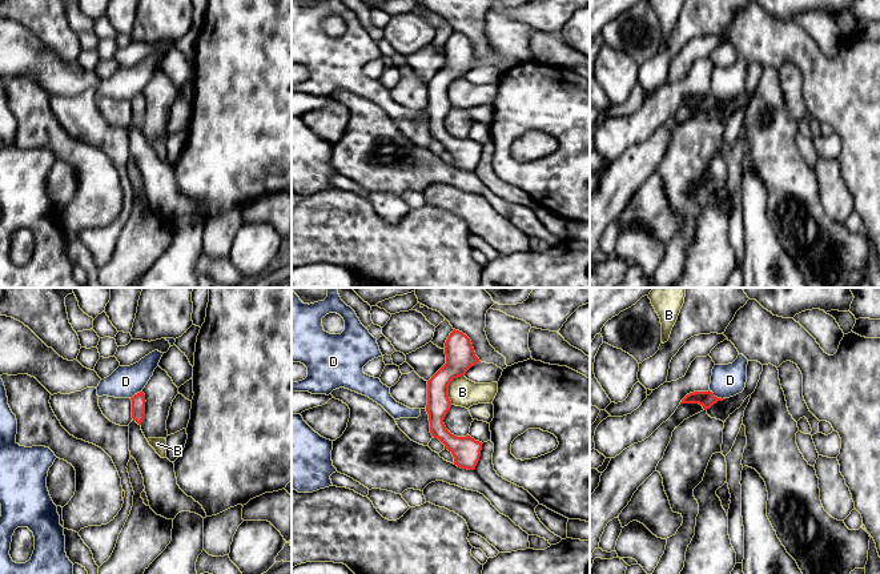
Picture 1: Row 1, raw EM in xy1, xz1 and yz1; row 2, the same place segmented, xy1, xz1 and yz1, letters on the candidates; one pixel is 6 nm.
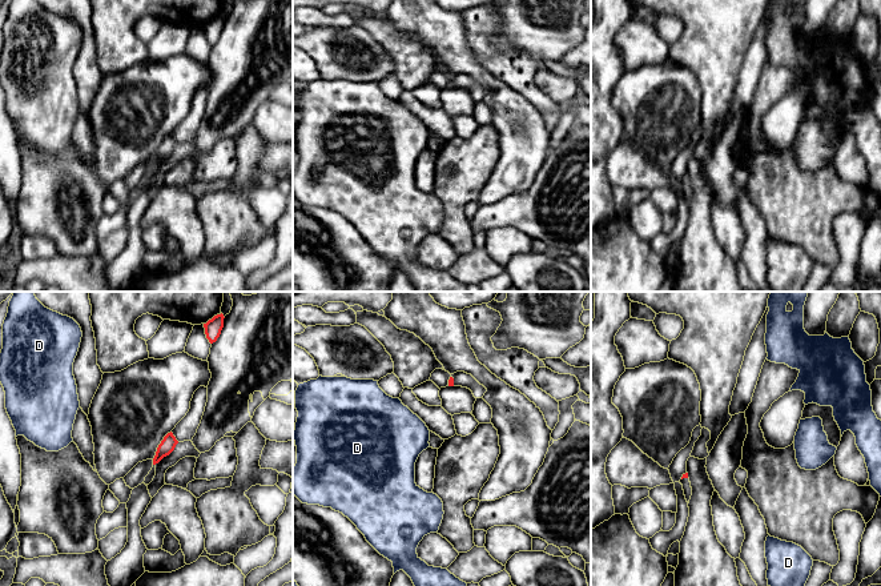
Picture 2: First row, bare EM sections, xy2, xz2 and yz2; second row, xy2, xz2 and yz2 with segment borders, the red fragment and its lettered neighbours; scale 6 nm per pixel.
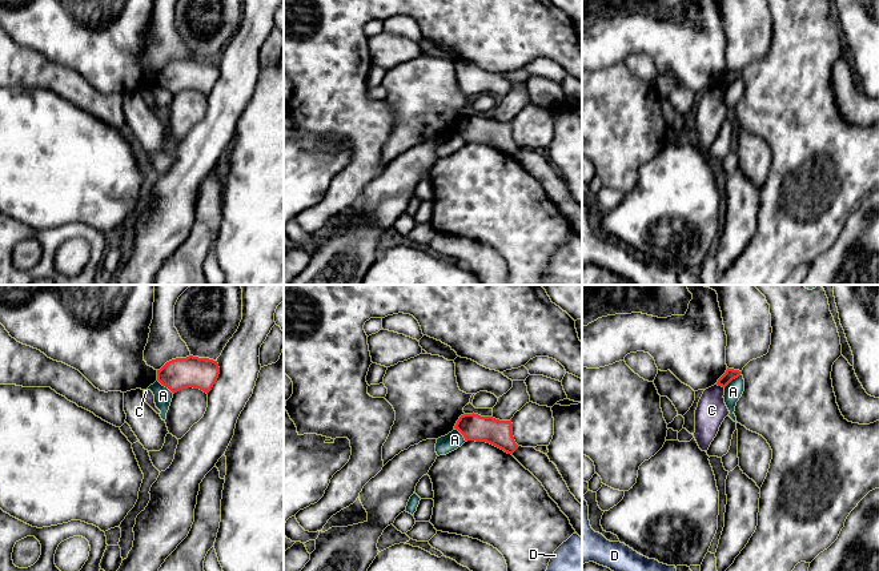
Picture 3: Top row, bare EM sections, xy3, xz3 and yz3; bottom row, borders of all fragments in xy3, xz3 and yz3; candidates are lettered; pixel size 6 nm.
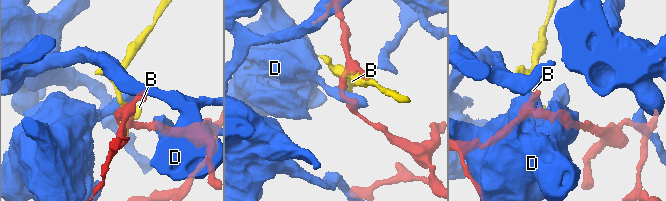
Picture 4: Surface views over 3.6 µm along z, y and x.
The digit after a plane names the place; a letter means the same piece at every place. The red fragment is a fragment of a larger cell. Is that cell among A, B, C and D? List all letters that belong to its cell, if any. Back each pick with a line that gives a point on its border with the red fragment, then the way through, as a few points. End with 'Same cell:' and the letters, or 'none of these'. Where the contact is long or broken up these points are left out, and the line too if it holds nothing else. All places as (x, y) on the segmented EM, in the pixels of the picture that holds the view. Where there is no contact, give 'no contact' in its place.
Same cell: none of these

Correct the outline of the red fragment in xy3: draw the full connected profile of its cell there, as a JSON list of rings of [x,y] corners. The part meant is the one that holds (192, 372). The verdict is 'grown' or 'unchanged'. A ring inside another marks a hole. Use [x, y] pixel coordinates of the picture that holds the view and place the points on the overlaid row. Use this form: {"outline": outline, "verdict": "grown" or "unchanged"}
{"outline": [[[189,355],[166,362],[157,370],[157,381],[173,394],[188,387],[209,393],[220,374],[217,361]]], "verdict": "unchanged"}

